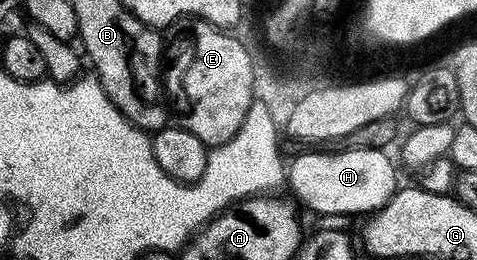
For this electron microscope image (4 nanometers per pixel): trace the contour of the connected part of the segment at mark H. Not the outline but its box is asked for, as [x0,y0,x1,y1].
[285,149,395,215]

